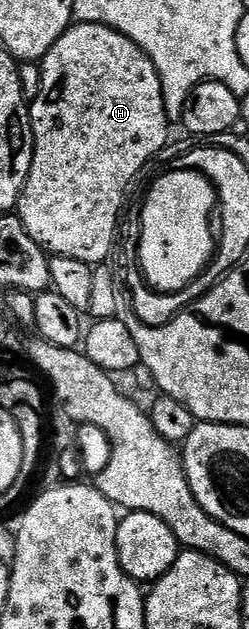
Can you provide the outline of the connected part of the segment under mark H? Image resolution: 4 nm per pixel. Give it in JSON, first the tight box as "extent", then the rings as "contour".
{"extent":[17,23,167,265],"contour":[[[80,23],[68,27],[67,31],[49,49],[49,53],[41,61],[43,80],[39,92],[30,100],[31,132],[33,133],[33,161],[29,169],[29,177],[19,198],[17,214],[25,225],[29,237],[37,241],[37,245],[51,255],[61,257],[77,257],[77,261],[85,261],[92,265],[103,265],[108,262],[111,250],[115,247],[115,226],[119,223],[119,210],[123,207],[123,194],[131,183],[131,178],[162,149],[167,143],[167,114],[163,90],[159,80],[159,70],[153,65],[151,58],[129,37],[121,32],[106,27],[104,23]]]}

